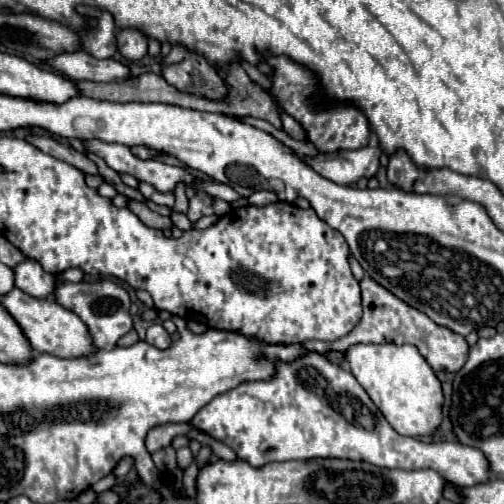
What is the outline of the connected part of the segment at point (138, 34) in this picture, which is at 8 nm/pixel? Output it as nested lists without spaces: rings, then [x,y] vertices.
[[[123,28],[117,32],[119,52],[129,60],[141,60],[147,54],[147,36],[141,30]]]

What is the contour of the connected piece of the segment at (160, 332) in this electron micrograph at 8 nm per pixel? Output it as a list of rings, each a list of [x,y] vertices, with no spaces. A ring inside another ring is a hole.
[[[151,324],[147,328],[147,344],[153,344],[157,348],[169,348],[171,336],[167,334],[167,330],[161,324]]]

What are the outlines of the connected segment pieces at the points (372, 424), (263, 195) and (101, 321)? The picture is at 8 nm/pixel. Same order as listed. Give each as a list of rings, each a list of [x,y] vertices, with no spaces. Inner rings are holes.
[[[309,352],[303,354],[299,358],[295,358],[293,362],[277,362],[275,364],[275,372],[269,380],[255,380],[255,382],[241,382],[239,386],[231,388],[229,392],[223,392],[219,396],[215,396],[209,404],[205,404],[189,422],[193,428],[209,434],[215,440],[221,440],[225,446],[229,446],[231,450],[235,450],[239,460],[245,460],[247,464],[251,464],[253,468],[263,468],[265,464],[271,462],[287,462],[287,460],[311,460],[311,458],[343,458],[343,460],[363,460],[369,464],[377,464],[379,468],[401,468],[401,470],[419,470],[419,468],[431,468],[441,472],[441,476],[445,476],[449,482],[453,484],[461,484],[461,486],[469,486],[469,484],[479,484],[481,480],[489,480],[489,464],[485,460],[485,456],[481,454],[481,450],[477,448],[469,448],[463,446],[459,442],[421,442],[417,438],[405,438],[401,434],[397,434],[391,424],[385,420],[385,416],[379,412],[379,408],[371,402],[371,398],[367,396],[367,392],[361,388],[361,384],[355,380],[355,376],[351,374],[351,370],[345,364],[335,364],[331,360],[327,360],[323,354],[317,352]]]
[[[259,190],[259,192],[253,192],[249,196],[251,206],[267,206],[267,204],[273,204],[273,202],[277,202],[277,196],[271,190]]]
[[[93,280],[93,282],[79,282],[79,284],[57,282],[53,298],[57,304],[71,310],[83,320],[95,348],[101,350],[115,348],[117,340],[133,328],[133,318],[129,314],[129,306],[131,306],[129,294],[125,292],[123,286],[119,286],[113,280]]]

